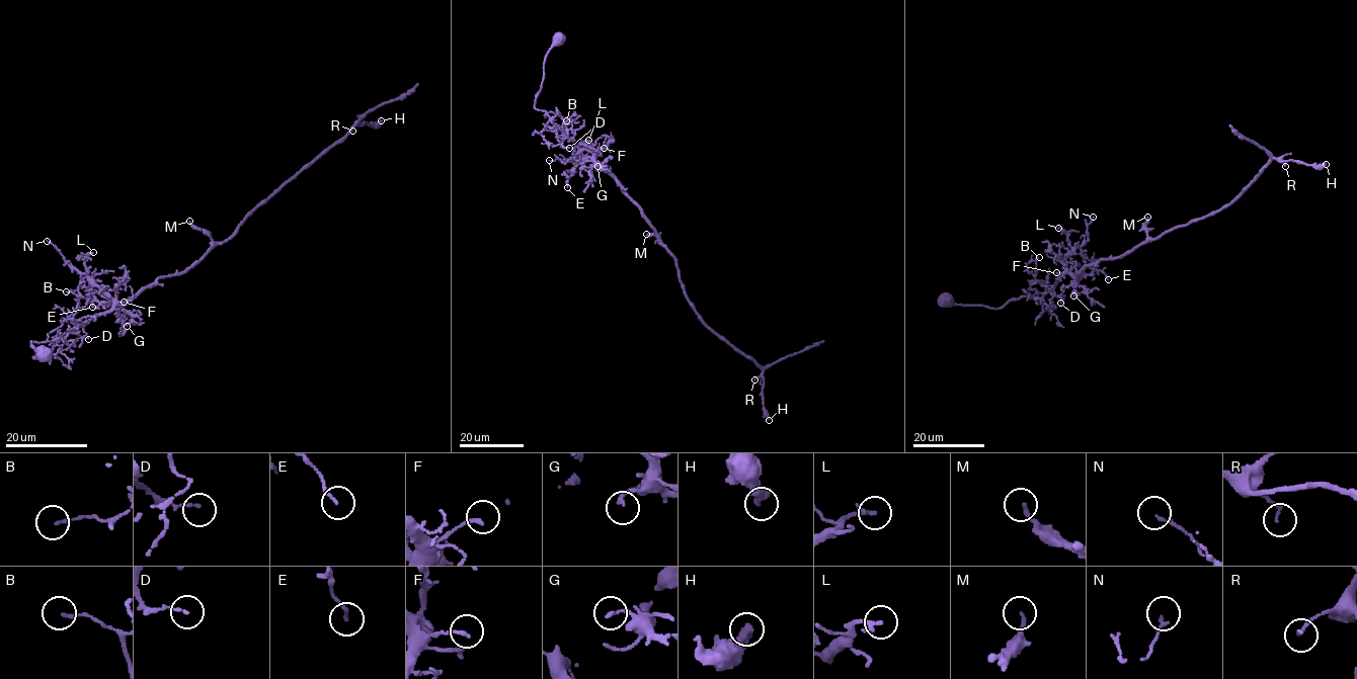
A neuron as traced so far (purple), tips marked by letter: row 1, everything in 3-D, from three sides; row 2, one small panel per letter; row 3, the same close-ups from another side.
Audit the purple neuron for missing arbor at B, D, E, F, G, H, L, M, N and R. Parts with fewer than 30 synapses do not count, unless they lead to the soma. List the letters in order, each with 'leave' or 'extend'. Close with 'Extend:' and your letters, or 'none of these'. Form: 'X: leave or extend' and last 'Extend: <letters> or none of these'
B: leave
D: leave
E: leave
F: leave
G: leave
H: leave
L: leave
M: leave
N: leave
R: leave
Extend: none of these

